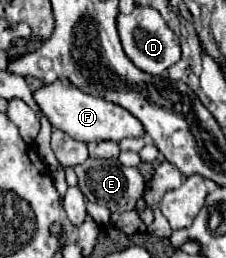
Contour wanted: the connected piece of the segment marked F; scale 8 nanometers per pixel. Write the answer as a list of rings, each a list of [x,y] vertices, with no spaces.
[[[56,79],[52,85],[44,85],[34,93],[36,103],[40,105],[40,111],[50,119],[54,129],[60,129],[68,133],[72,139],[90,143],[90,141],[116,141],[120,143],[126,137],[144,137],[142,123],[128,113],[126,109],[108,103],[102,97],[92,97],[78,87],[74,87],[66,79]]]

